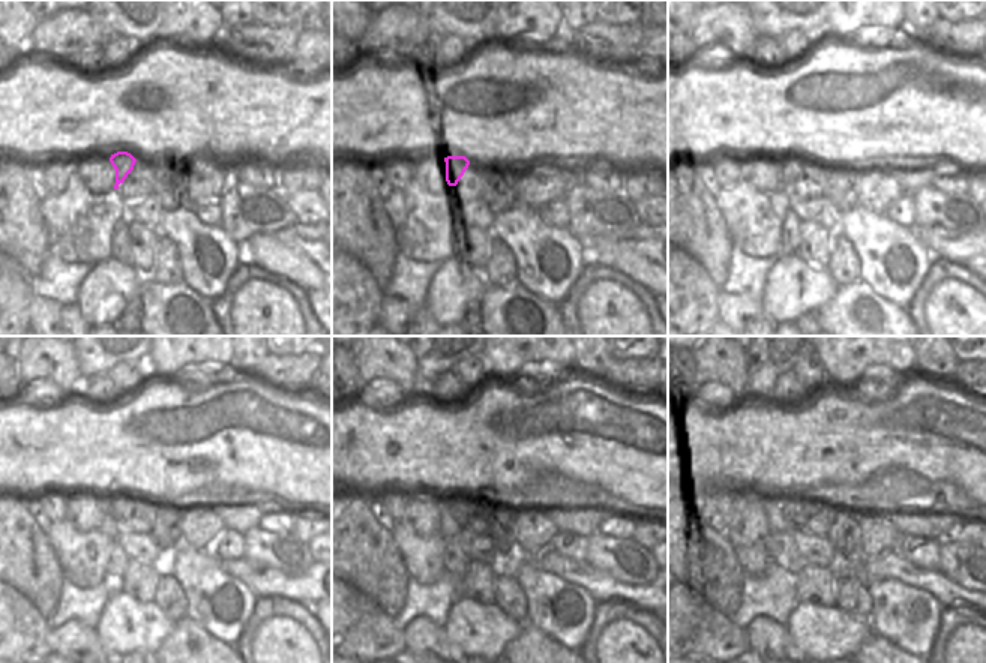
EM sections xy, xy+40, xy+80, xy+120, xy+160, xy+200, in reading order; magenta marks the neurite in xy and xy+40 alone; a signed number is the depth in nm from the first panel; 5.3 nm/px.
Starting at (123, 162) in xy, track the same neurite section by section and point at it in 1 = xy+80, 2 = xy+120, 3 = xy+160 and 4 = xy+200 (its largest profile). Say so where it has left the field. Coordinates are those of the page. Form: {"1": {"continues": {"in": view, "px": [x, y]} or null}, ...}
{"1": {"continues": {"in": "xy+80", "px": [791, 167]}}, "2": {"continues": {"in": "xy+120", "px": [119, 503]}}, "3": {"continues": {"in": "xy+160", "px": [456, 503]}}, "4": {"continues": {"in": "xy+200", "px": [793, 510]}}}

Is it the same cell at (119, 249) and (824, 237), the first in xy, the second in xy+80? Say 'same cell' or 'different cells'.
different cells

